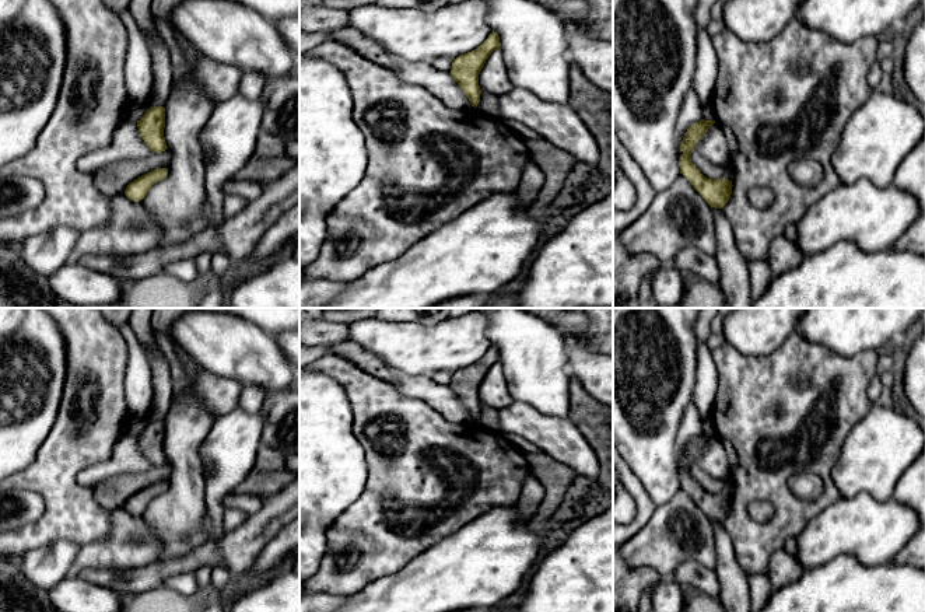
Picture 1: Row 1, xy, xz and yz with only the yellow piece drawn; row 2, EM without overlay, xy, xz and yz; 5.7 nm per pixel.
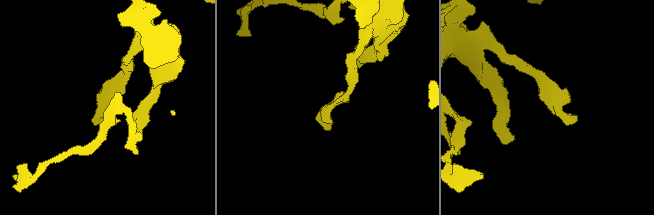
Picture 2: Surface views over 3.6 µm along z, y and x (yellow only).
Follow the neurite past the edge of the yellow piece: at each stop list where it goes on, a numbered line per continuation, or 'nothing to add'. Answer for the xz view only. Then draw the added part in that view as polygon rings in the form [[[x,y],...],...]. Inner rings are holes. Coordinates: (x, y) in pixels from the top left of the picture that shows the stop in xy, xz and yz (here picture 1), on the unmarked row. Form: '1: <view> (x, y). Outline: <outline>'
nothing to add

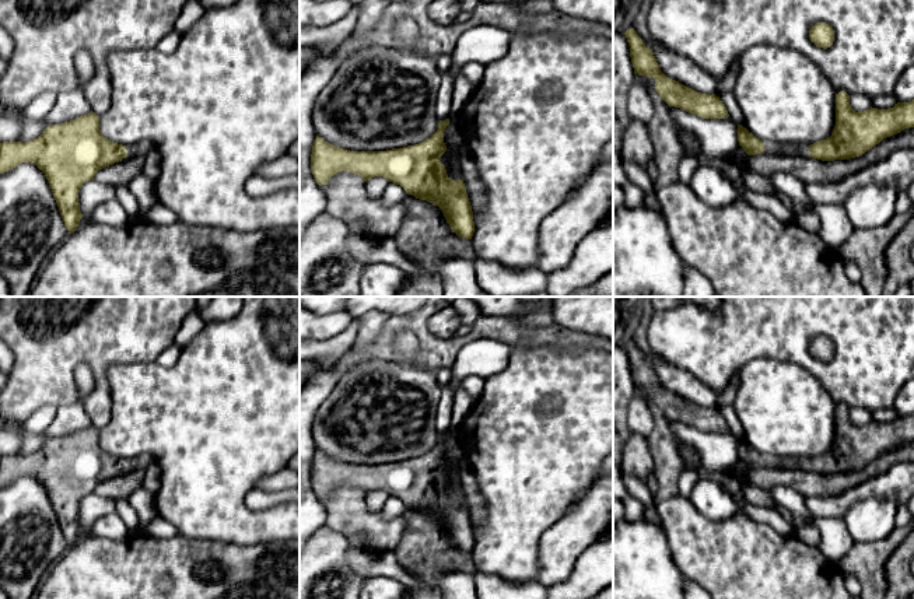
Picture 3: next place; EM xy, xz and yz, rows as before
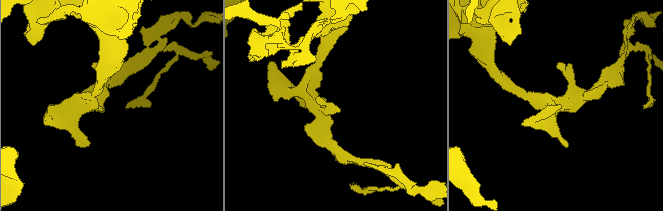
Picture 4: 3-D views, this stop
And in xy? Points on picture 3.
1: xy (143, 461). Outline: [[[147,453],[126,459],[127,470],[141,469],[146,472],[151,463],[154,463],[154,459]]]

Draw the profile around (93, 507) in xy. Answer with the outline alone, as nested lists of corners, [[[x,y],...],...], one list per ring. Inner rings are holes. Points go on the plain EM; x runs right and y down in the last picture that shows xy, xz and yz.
[[[91,493],[83,497],[78,505],[80,525],[83,528],[77,540],[88,540],[94,536],[94,523],[115,511],[115,500]]]

